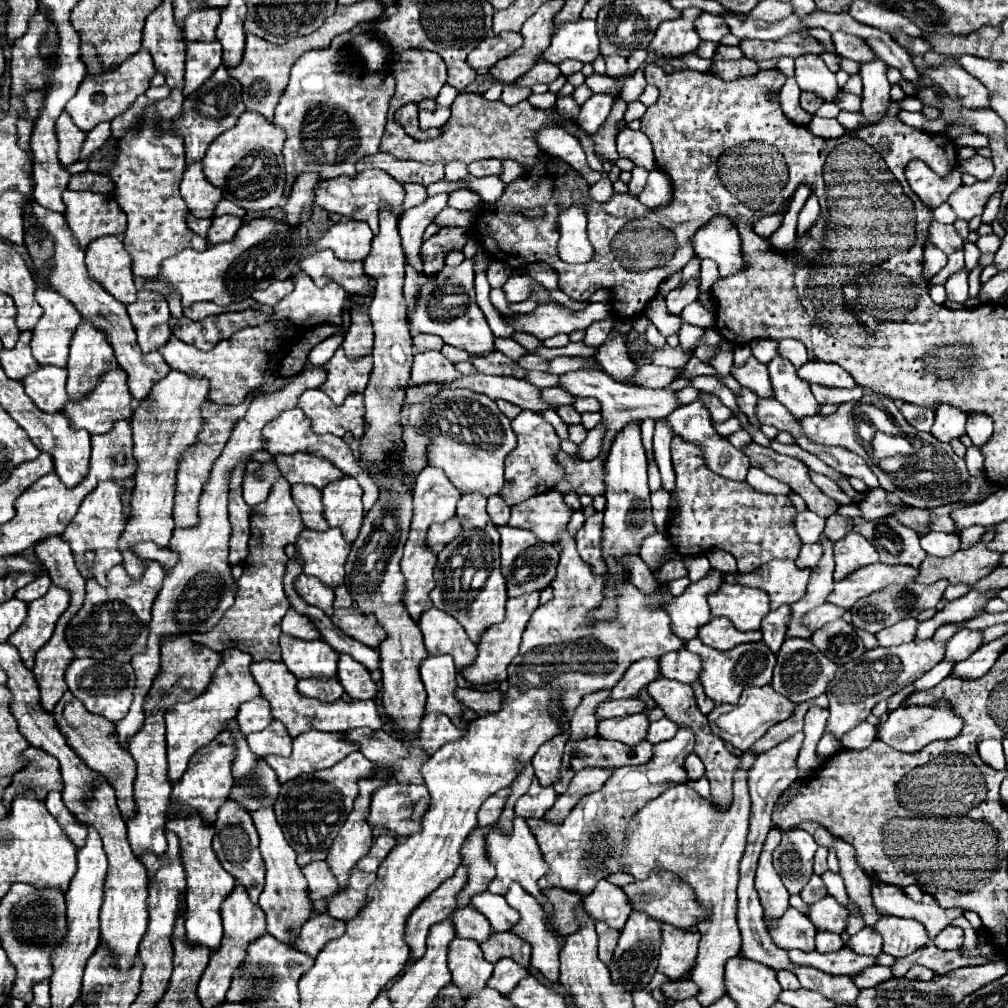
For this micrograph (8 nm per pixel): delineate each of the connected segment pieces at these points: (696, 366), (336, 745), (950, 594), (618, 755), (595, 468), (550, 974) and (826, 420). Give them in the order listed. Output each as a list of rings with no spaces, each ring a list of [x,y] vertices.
[[[692,355],[690,357],[690,361],[686,363],[686,369],[684,369],[684,373],[680,373],[680,377],[684,377],[684,379],[690,379],[690,377],[696,377],[696,375],[718,375],[716,373],[716,369],[712,369],[710,365],[706,365],[706,363],[702,363],[696,355]]]
[[[306,731],[292,741],[290,757],[268,755],[266,763],[276,771],[278,781],[286,783],[302,773],[328,769],[338,761],[342,761],[352,751],[358,751],[358,745],[348,741],[344,733]]]
[[[950,585],[950,587],[946,588],[943,599],[952,601],[962,597],[962,595],[966,595],[970,590],[972,590],[970,585]]]
[[[590,737],[584,741],[568,741],[564,759],[562,759],[562,779],[554,783],[554,791],[562,795],[568,789],[574,773],[586,767],[622,767],[622,765],[640,765],[650,761],[652,745],[642,741],[634,747],[628,747],[620,741],[604,741]]]
[[[560,451],[558,459],[564,465],[564,479],[556,485],[556,491],[576,491],[578,495],[590,497],[604,493],[604,461],[600,461],[600,457],[592,461],[574,461],[568,453]]]
[[[512,883],[504,897],[508,905],[522,915],[520,923],[512,927],[512,933],[532,945],[532,967],[538,969],[548,981],[558,983],[558,955],[564,947],[564,937],[556,937],[556,933],[546,927],[548,921],[544,921],[544,909],[518,883]]]
[[[844,403],[838,407],[838,411],[834,415],[814,415],[814,417],[802,417],[800,425],[804,429],[804,435],[808,439],[812,439],[814,443],[820,445],[836,445],[836,447],[844,447],[856,455],[860,455],[868,467],[874,471],[874,475],[880,481],[880,487],[884,487],[886,491],[892,489],[892,479],[890,475],[886,475],[878,465],[874,465],[874,461],[870,459],[870,455],[864,451],[860,437],[858,437],[858,427],[856,427],[856,415],[854,415],[854,403]]]

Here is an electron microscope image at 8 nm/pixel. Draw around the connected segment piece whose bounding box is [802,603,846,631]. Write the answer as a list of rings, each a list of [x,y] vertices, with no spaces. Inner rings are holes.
[[[824,603],[824,605],[812,609],[810,613],[806,613],[802,621],[804,621],[804,625],[806,625],[810,631],[816,631],[816,629],[820,629],[822,625],[826,625],[826,623],[830,623],[830,621],[840,619],[844,611],[846,611],[844,607],[836,607],[836,605],[832,605],[832,603]]]

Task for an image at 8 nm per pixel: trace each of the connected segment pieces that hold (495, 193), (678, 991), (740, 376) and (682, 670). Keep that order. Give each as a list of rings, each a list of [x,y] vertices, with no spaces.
[[[468,175],[462,181],[468,185],[468,189],[476,191],[482,197],[484,203],[492,203],[492,201],[496,203],[496,199],[504,193],[504,187],[506,187],[498,177],[482,177],[482,179],[478,179],[478,177]]]
[[[684,979],[684,981],[668,981],[668,983],[660,985],[660,989],[664,989],[664,997],[676,999],[676,1001],[694,997],[694,993],[696,993],[696,985],[692,985],[692,979]]]
[[[750,357],[750,359],[744,363],[744,367],[732,367],[730,373],[732,373],[732,377],[734,377],[740,385],[752,389],[758,397],[772,397],[772,395],[774,395],[774,393],[772,393],[772,383],[770,383],[766,365],[762,365],[762,363],[756,361],[754,357]]]
[[[688,649],[672,651],[660,657],[660,677],[676,679],[682,683],[694,683],[698,681],[702,661],[696,653],[690,653]]]

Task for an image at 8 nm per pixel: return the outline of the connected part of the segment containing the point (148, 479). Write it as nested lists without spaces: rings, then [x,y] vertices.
[[[170,371],[164,379],[160,379],[148,399],[138,405],[132,417],[132,433],[134,433],[134,449],[136,457],[136,487],[132,495],[132,515],[126,523],[126,529],[120,537],[120,553],[124,555],[124,567],[132,577],[140,577],[144,571],[144,561],[136,557],[128,547],[142,541],[154,541],[160,547],[166,547],[172,531],[172,507],[174,507],[174,487],[176,487],[176,465],[180,463],[180,453],[186,447],[196,443],[196,435],[202,427],[200,405],[206,401],[208,381],[184,375],[180,371]]]

